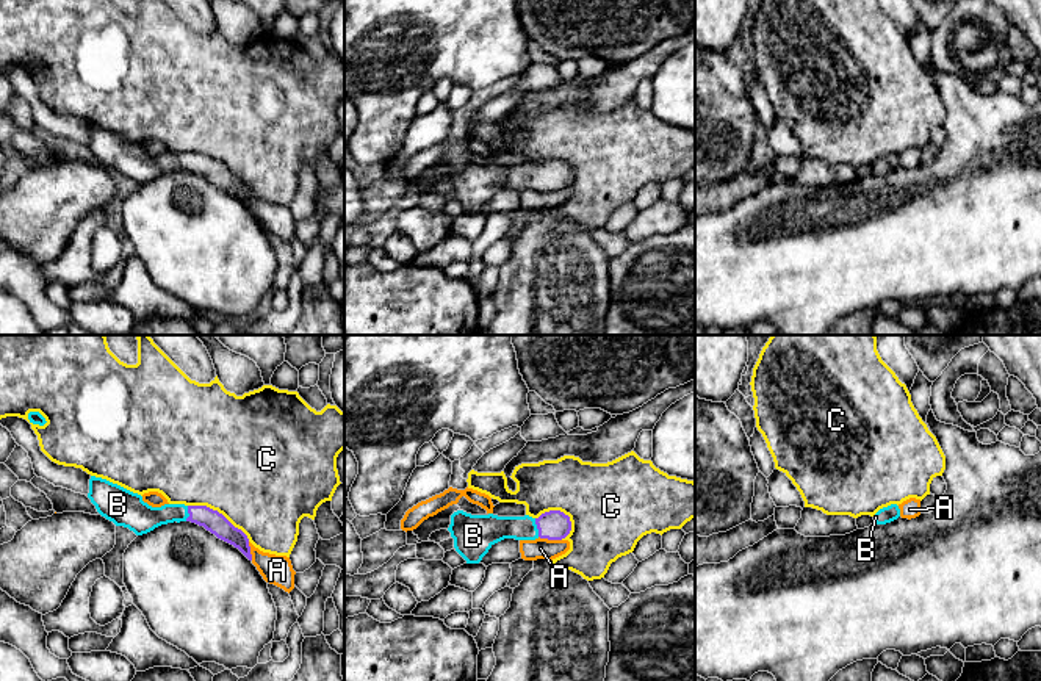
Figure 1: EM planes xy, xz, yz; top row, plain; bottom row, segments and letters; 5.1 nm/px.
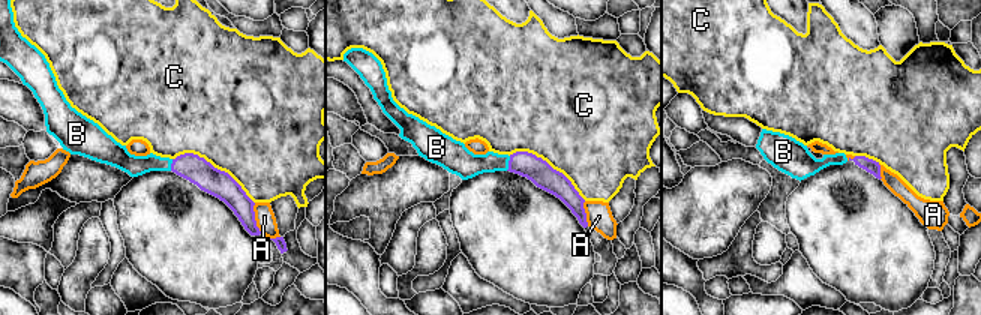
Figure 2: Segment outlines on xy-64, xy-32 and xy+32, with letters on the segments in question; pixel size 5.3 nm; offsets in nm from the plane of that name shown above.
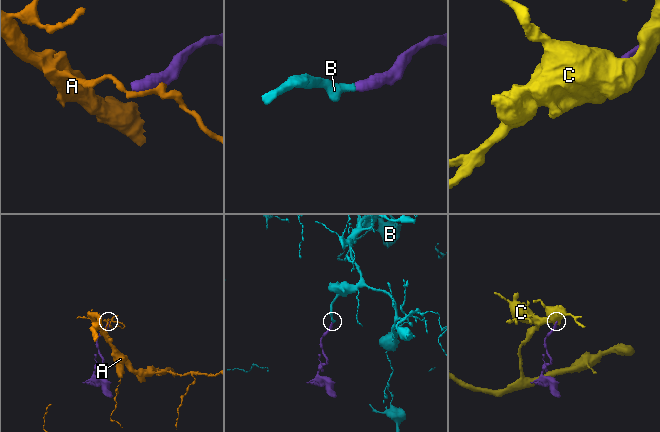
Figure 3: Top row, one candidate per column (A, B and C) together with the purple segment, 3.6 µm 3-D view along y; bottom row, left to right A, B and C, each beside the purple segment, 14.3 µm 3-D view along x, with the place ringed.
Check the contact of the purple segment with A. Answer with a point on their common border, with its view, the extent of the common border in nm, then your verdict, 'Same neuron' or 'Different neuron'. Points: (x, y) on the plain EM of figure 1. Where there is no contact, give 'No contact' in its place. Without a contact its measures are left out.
Touches purple at xz (550, 188). Shared border 120 nm. Different neuron

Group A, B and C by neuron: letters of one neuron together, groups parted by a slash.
A / B / C

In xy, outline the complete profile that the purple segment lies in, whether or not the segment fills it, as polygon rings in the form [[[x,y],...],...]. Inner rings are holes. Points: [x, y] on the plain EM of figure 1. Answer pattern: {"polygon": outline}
{"polygon": [[[95,125],[89,128],[88,147],[102,166],[116,175],[128,177],[136,185],[147,183],[161,174],[191,171],[233,194],[252,210],[247,185],[222,163],[207,155],[164,153],[152,157],[142,150],[141,144]]]}

